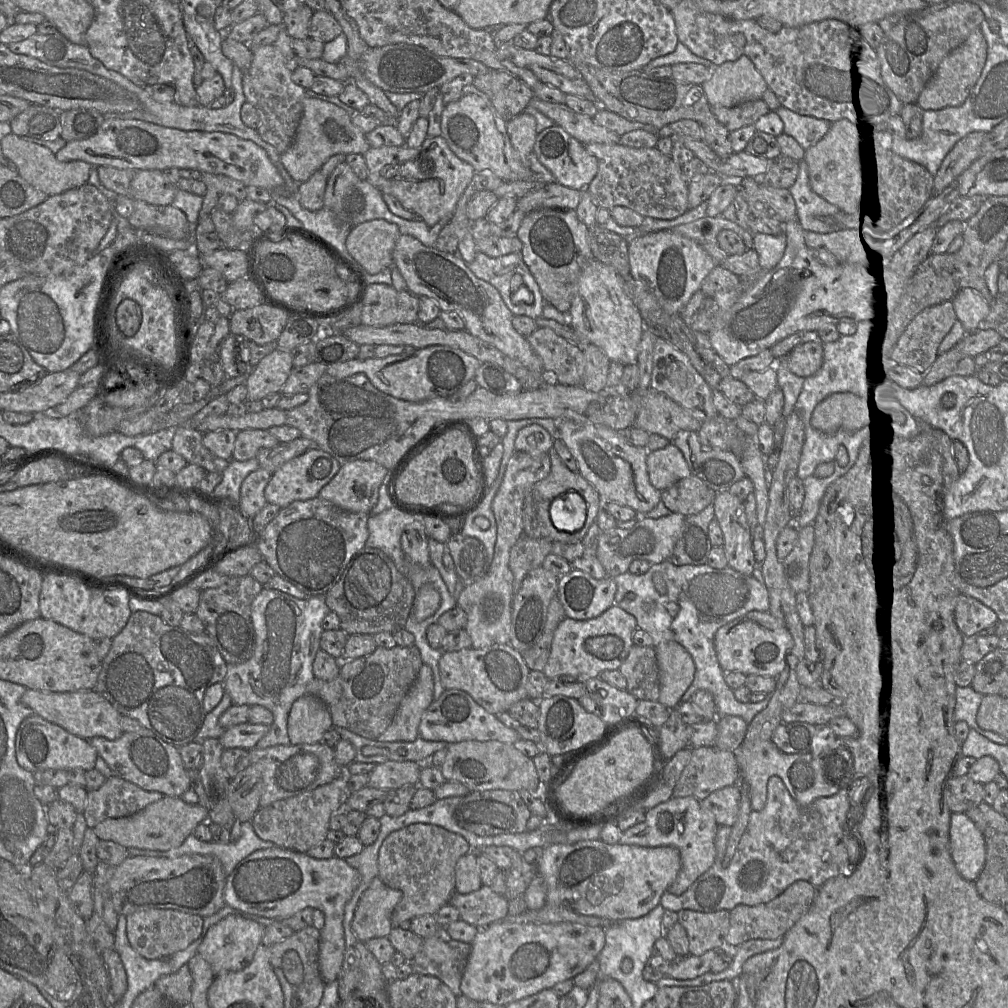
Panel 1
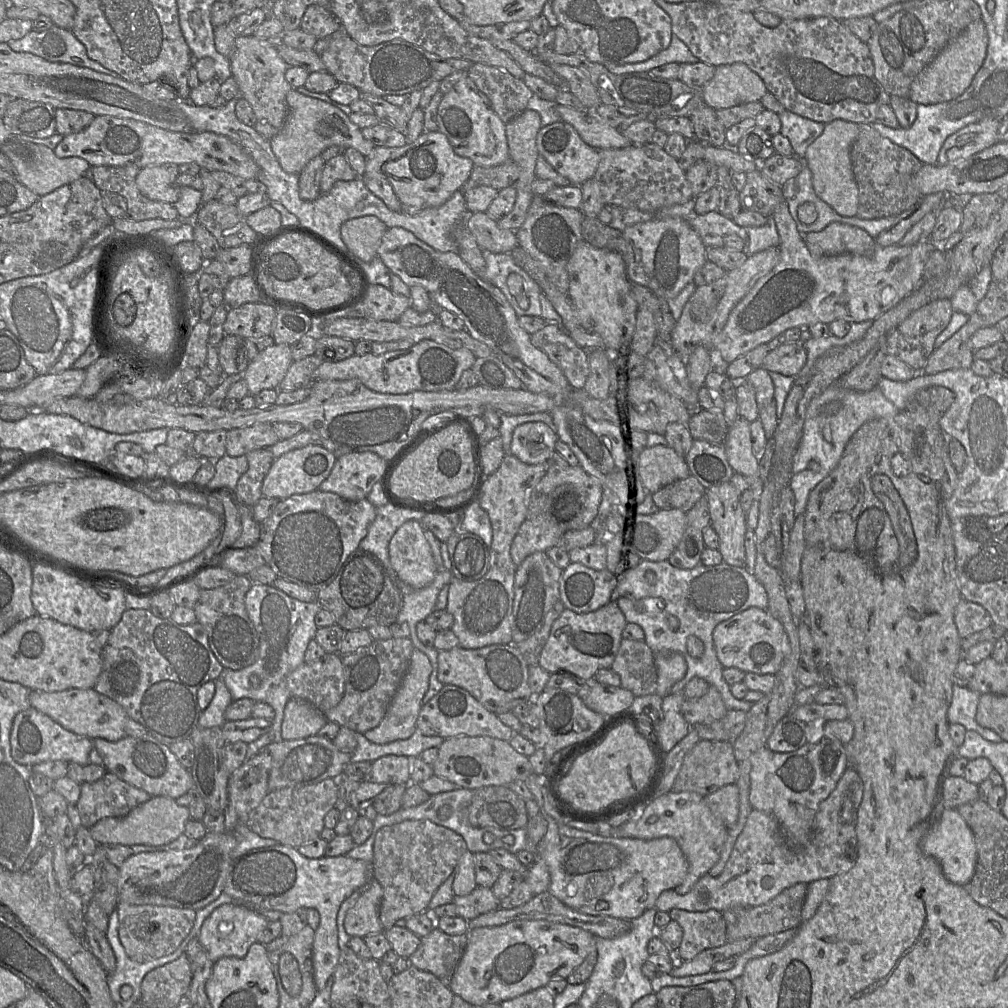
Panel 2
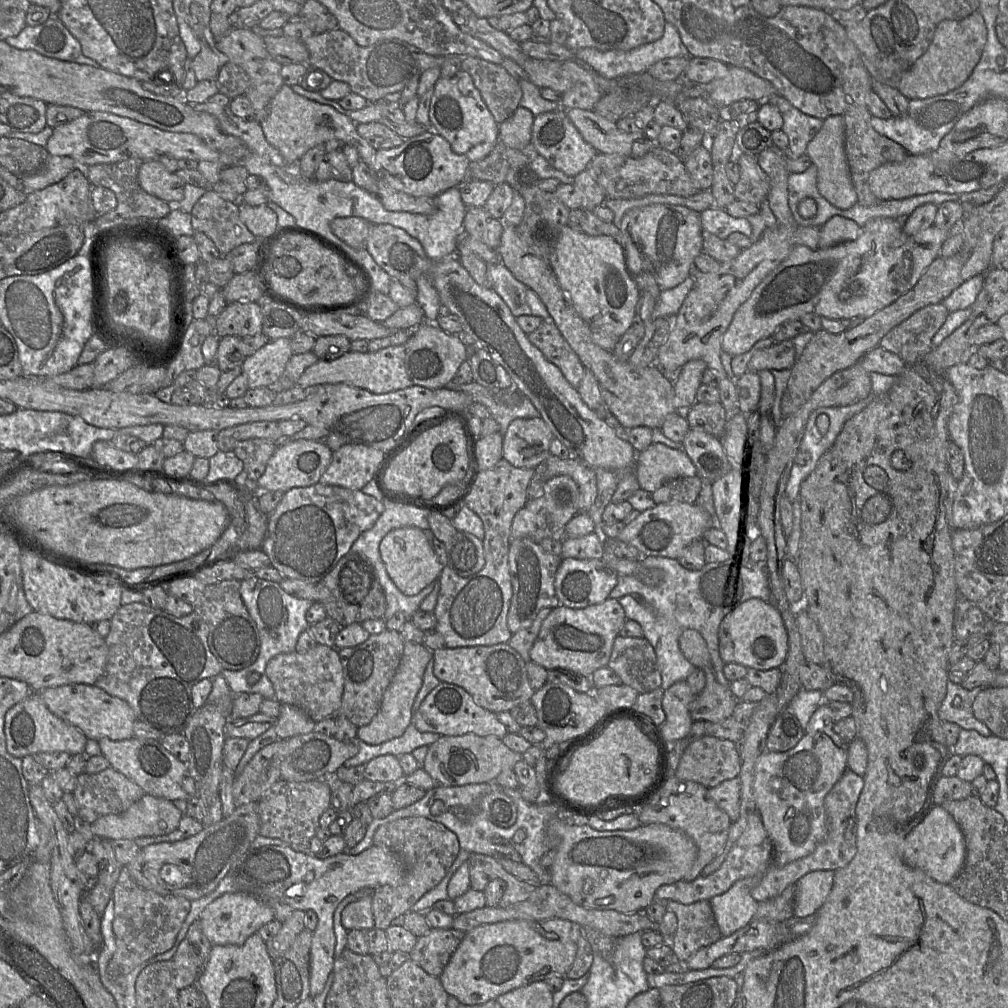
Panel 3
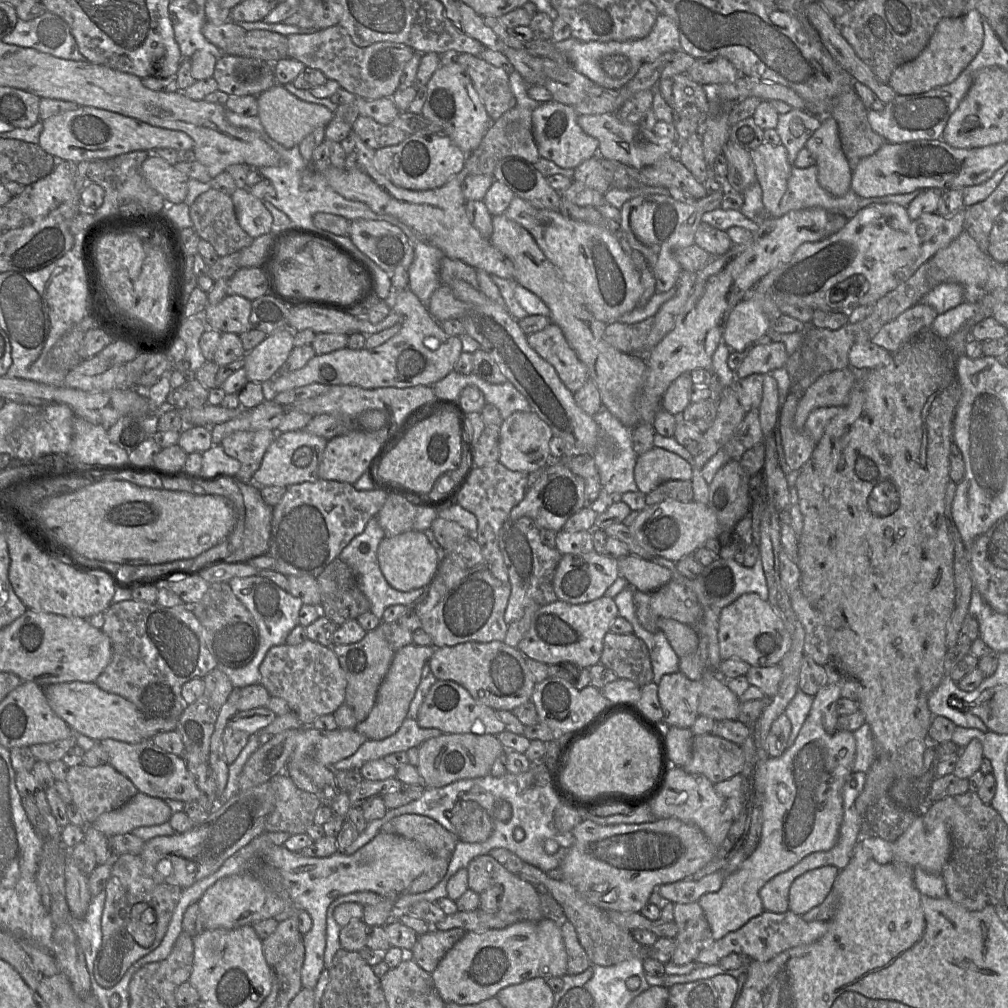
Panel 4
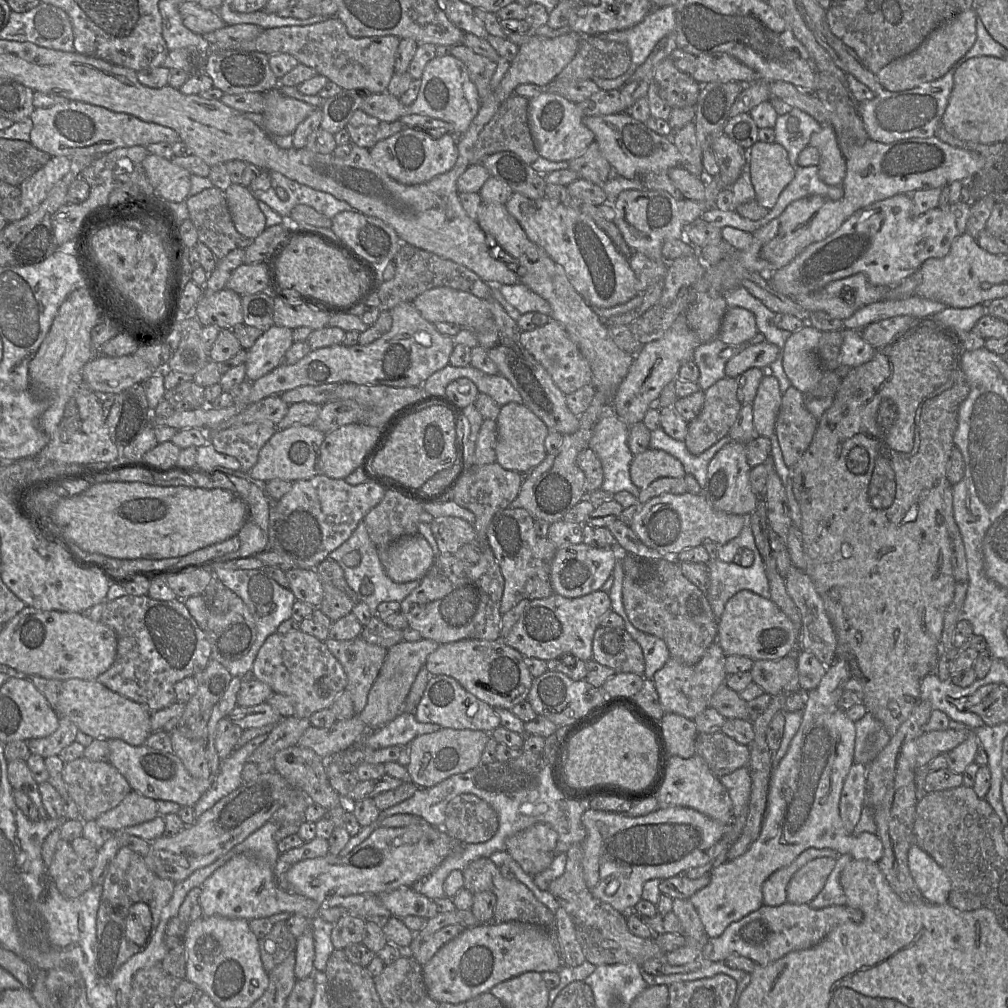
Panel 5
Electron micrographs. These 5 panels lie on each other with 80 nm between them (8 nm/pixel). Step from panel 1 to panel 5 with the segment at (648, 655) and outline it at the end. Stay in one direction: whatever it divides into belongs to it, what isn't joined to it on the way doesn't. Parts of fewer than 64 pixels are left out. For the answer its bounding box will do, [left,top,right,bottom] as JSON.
[592,625,644,676]

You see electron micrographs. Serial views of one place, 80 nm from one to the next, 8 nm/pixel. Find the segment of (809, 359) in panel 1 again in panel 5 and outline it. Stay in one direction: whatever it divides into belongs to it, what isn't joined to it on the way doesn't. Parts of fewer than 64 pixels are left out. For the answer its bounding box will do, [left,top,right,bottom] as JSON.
[725,341,780,378]

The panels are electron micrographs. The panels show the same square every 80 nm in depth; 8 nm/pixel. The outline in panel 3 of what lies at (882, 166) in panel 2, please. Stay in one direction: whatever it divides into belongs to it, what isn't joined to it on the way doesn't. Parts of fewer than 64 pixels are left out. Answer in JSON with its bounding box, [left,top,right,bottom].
[843,105,909,206]

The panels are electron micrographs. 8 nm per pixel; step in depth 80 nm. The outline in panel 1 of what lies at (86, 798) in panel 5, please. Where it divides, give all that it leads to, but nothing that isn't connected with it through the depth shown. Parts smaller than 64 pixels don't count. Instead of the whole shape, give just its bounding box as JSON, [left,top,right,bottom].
[83,775,163,829]

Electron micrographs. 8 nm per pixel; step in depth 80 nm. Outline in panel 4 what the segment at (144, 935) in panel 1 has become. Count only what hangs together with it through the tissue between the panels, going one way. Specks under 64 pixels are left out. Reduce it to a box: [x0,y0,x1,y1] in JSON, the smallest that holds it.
[93,854,182,988]

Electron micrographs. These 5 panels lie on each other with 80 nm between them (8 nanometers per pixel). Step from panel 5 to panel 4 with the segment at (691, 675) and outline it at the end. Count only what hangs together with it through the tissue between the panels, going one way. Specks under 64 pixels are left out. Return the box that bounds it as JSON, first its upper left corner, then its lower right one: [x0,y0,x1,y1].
[657,671,703,732]

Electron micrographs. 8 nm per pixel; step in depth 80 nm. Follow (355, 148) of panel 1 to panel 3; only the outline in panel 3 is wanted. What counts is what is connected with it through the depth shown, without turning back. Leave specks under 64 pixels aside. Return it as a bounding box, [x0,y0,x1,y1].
[260,84,376,168]

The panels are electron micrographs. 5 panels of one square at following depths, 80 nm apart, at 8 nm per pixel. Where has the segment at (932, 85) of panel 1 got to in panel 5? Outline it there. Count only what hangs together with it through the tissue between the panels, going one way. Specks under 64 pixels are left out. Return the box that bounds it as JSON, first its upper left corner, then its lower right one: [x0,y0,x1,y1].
[877,9,976,92]

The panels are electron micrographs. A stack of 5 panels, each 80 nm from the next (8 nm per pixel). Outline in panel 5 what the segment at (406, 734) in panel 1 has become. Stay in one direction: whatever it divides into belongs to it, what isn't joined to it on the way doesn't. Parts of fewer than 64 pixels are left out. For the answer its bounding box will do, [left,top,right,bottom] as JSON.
[359,638,439,732]

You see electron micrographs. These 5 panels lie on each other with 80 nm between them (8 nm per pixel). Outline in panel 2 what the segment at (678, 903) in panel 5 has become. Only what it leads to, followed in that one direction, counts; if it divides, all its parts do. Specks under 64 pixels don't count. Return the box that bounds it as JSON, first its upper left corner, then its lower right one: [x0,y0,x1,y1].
[668,909,727,961]

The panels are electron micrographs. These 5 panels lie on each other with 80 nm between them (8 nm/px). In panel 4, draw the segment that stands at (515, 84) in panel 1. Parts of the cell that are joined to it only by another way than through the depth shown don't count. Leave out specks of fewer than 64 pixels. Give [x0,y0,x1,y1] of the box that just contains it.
[457,53,517,121]

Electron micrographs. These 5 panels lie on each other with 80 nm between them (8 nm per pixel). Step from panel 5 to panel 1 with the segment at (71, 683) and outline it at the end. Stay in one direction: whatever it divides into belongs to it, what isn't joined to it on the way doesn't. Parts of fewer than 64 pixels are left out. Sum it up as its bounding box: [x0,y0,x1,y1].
[21,688,123,740]

